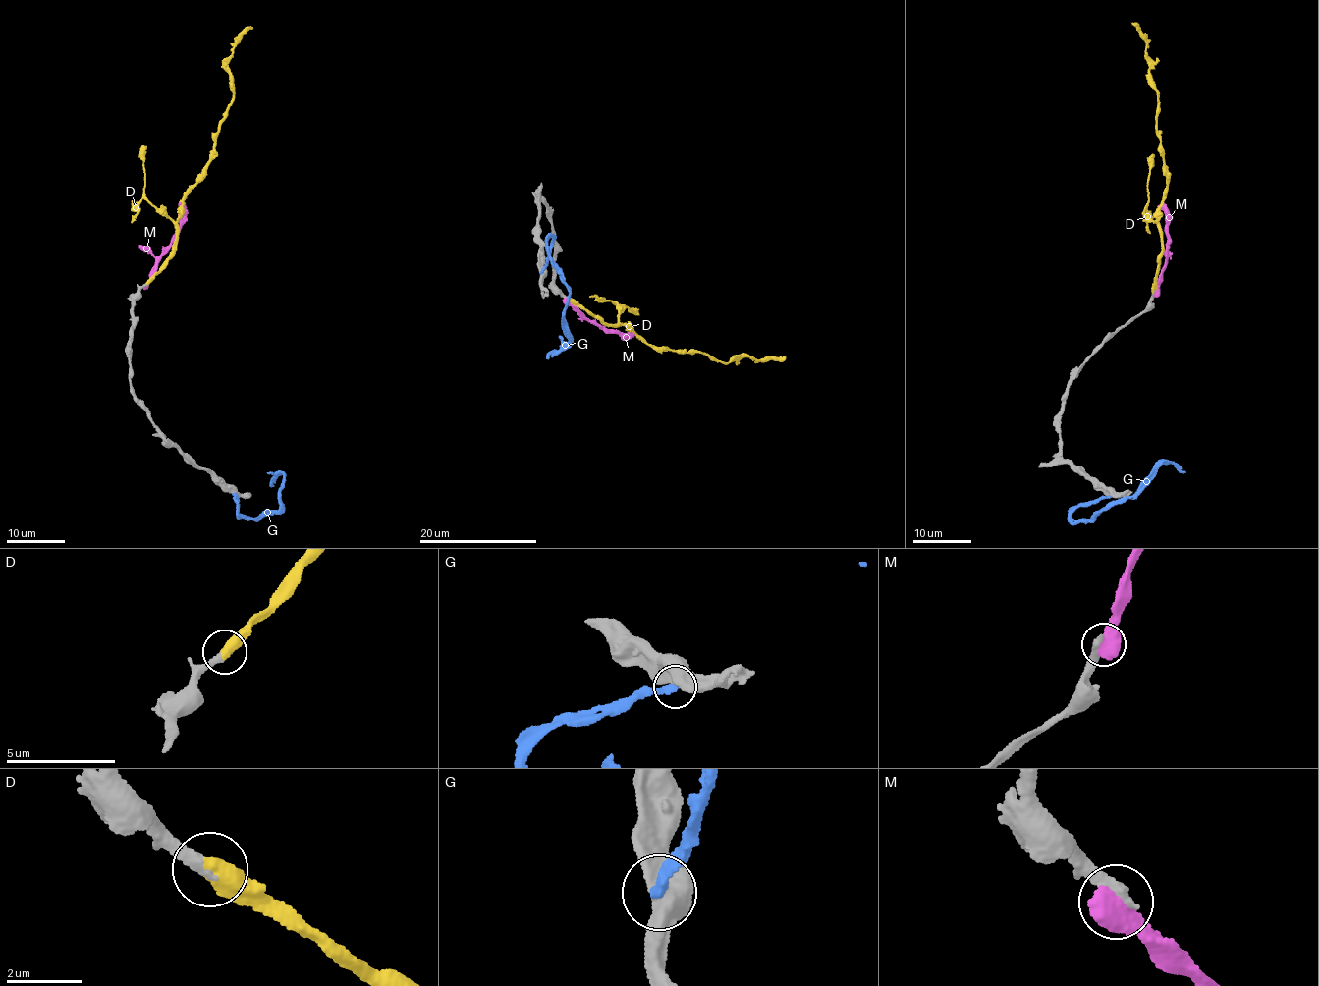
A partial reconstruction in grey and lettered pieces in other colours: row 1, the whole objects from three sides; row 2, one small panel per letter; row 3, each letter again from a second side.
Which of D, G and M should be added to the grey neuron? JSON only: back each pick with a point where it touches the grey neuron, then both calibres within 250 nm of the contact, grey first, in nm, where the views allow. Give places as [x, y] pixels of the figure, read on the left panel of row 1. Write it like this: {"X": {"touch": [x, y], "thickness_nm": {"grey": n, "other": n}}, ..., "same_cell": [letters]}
{"D": {"touch": [147, 283], "thickness_nm": {"grey": 340, "other": 550}}, "same_cell": ["D"]}

